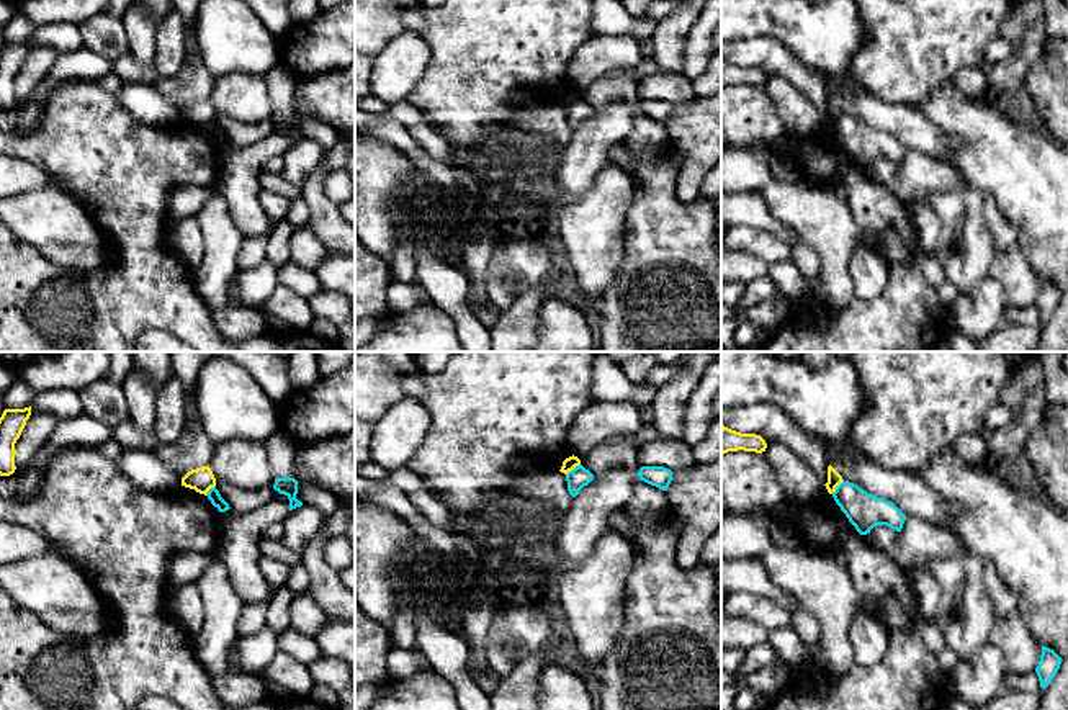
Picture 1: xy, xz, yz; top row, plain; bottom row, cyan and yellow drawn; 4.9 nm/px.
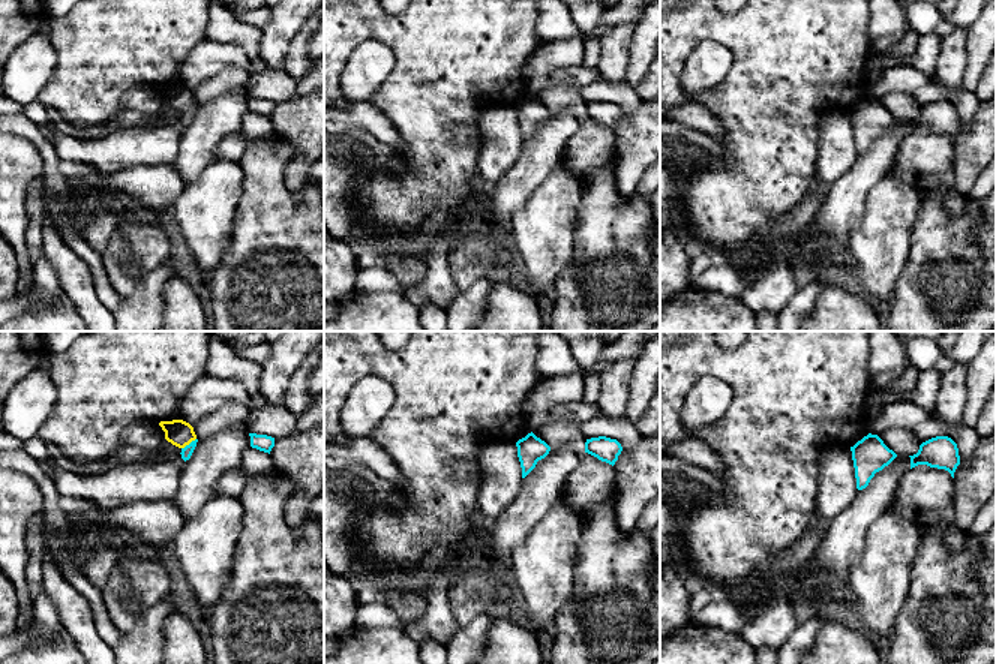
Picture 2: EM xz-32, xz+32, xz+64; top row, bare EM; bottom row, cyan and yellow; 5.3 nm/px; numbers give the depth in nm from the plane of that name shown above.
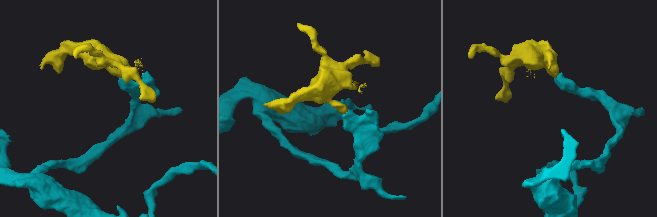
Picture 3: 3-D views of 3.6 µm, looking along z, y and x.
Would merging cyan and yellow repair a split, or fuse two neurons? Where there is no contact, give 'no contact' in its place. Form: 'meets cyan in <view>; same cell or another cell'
meets cyan in xz; another cell

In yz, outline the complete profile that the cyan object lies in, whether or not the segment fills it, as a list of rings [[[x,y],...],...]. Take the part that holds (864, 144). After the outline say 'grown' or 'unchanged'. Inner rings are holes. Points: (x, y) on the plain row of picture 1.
[[[842,115],[832,131],[860,169],[870,167],[877,159],[901,165],[906,154],[906,149],[893,136],[868,128],[849,115]]]; unchanged

